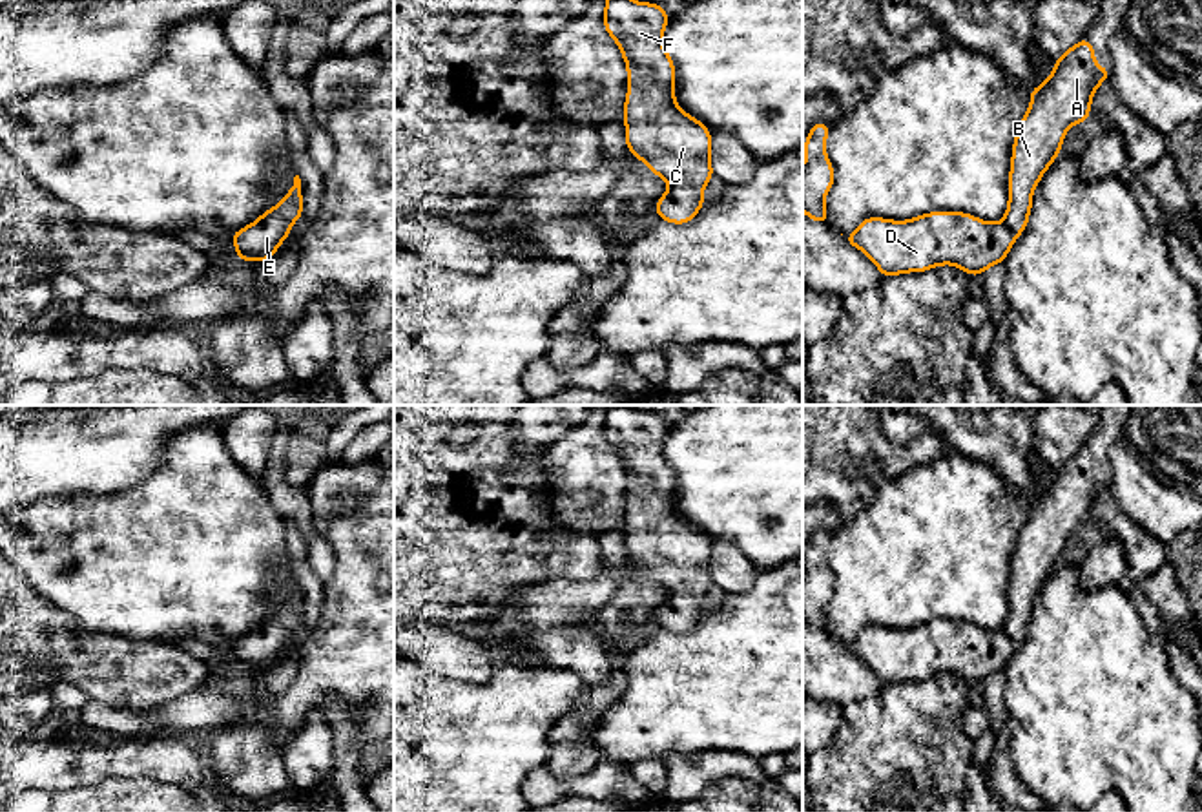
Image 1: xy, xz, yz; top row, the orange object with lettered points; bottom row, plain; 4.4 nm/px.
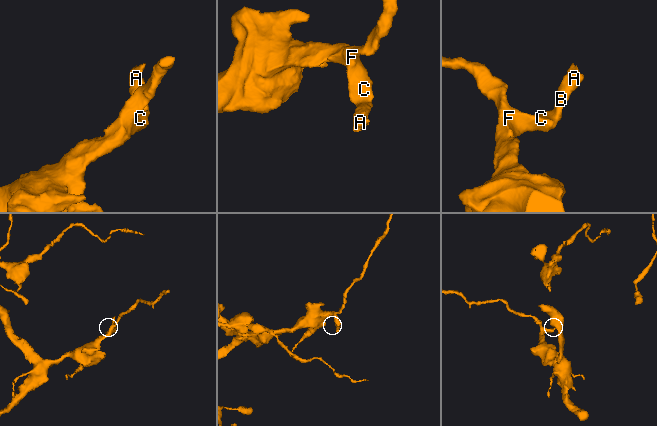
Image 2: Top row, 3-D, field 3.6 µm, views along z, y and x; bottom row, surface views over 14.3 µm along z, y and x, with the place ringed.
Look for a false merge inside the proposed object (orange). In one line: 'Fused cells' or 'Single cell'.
Single cell

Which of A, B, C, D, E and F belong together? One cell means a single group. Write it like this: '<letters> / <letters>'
A B C D E F

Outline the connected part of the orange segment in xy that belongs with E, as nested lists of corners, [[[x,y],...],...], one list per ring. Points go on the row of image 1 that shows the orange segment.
[[[294,177],[290,192],[283,201],[252,224],[232,234],[232,243],[237,250],[237,259],[250,263],[268,261],[275,250],[290,235],[292,224],[303,215],[301,179]]]

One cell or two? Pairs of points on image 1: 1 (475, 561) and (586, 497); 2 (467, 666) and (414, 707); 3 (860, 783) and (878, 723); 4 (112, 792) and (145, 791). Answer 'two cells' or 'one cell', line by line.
1: two cells
2: two cells
3: one cell
4: one cell

